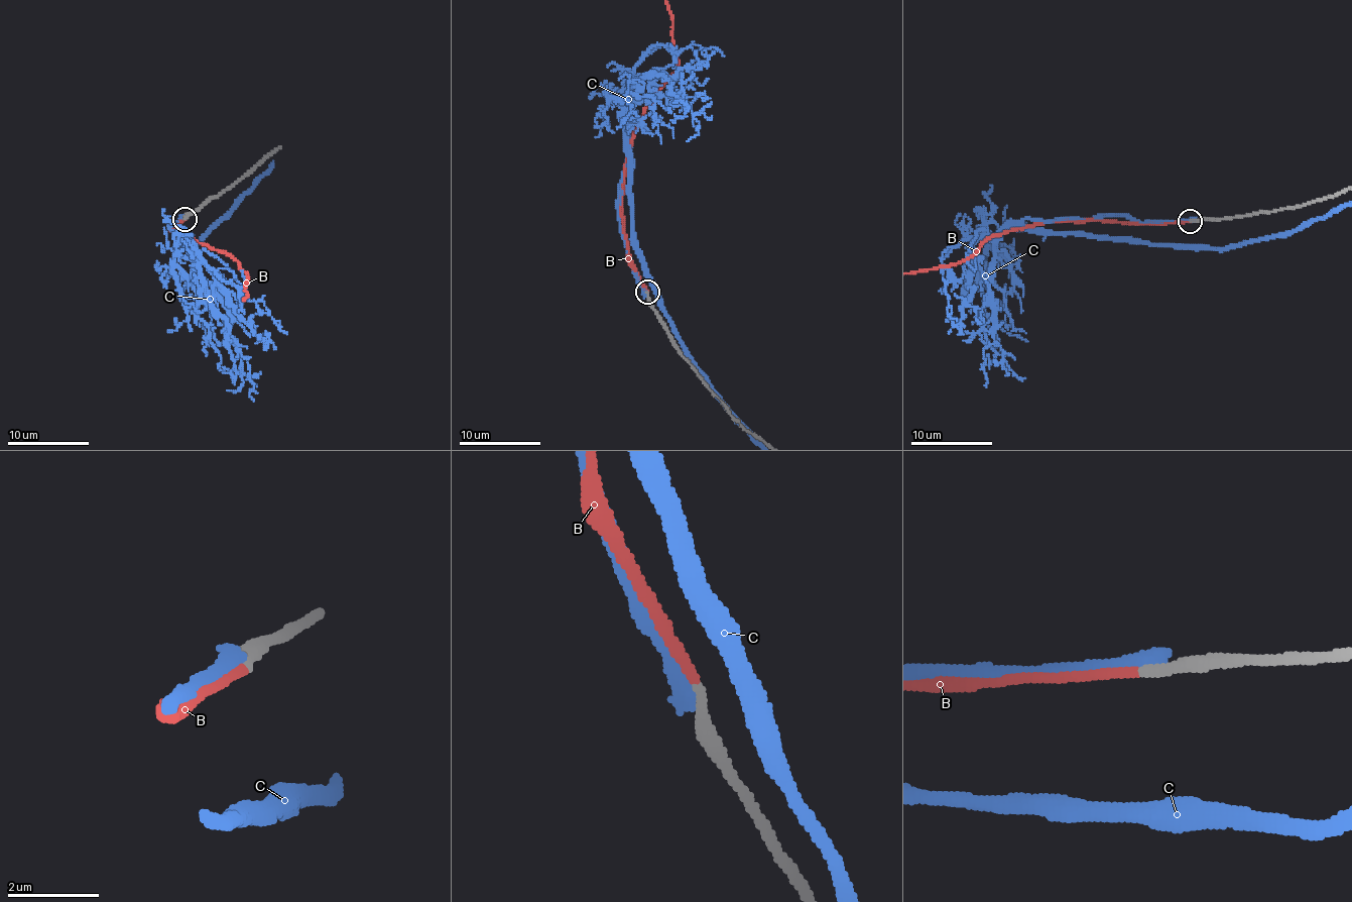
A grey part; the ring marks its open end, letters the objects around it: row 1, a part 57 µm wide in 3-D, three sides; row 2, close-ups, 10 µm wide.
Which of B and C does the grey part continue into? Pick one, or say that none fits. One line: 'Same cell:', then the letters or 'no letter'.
Same cell: B

